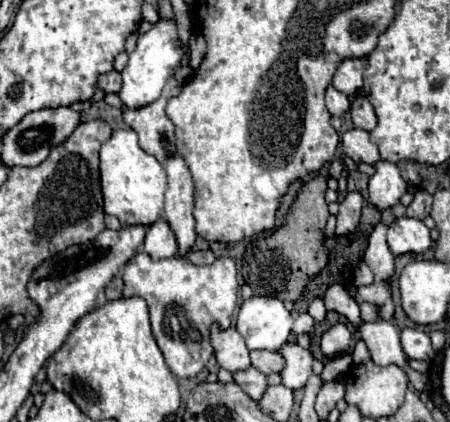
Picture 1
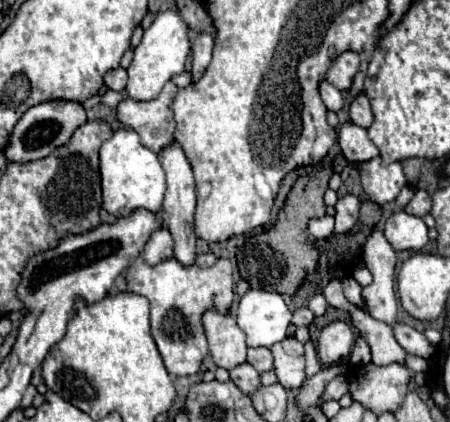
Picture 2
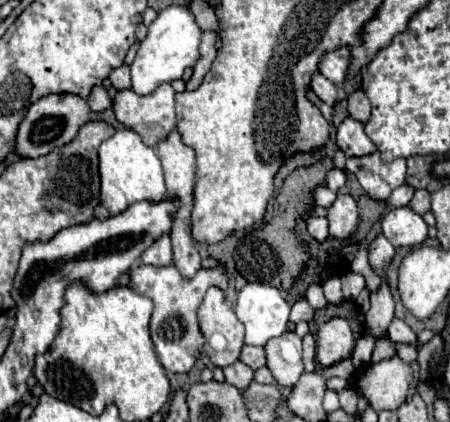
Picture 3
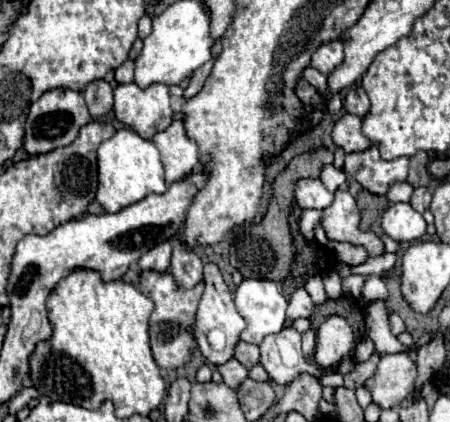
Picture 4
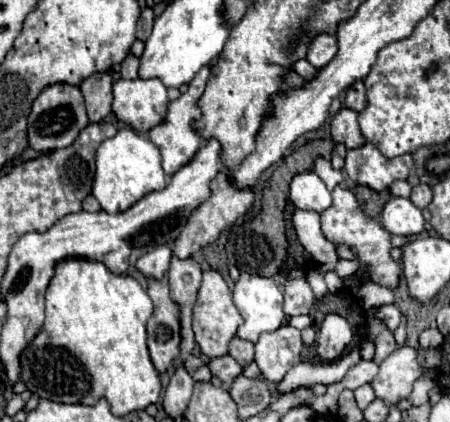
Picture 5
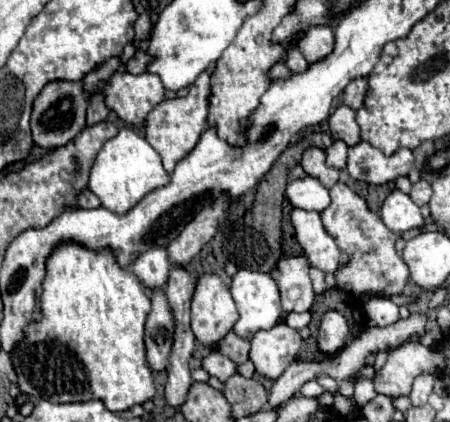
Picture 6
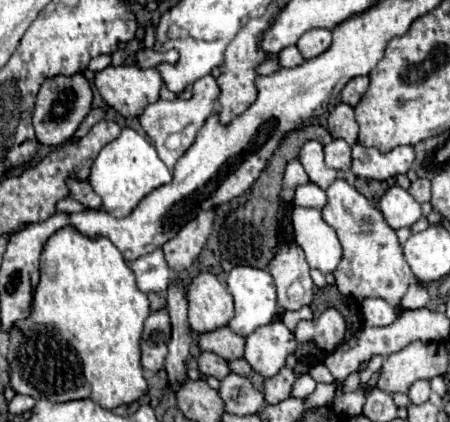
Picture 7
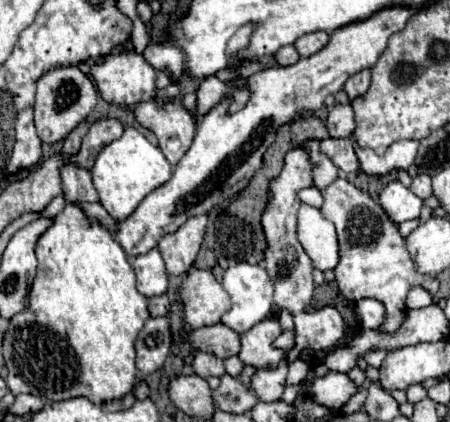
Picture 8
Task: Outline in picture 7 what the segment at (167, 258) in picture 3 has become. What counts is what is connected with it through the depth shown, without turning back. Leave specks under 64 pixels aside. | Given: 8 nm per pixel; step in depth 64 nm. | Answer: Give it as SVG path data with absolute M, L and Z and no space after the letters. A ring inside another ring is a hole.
M160 248L134 260L130 268L136 274L136 282L142 292L166 292L166 286L170 282L170 268Z

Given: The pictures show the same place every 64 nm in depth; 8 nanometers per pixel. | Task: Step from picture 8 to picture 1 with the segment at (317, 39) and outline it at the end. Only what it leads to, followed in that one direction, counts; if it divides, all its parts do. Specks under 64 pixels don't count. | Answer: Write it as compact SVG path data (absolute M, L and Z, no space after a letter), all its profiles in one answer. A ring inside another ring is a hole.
M358 58L344 60L334 74L332 86L346 96L358 94L364 88L364 62Z

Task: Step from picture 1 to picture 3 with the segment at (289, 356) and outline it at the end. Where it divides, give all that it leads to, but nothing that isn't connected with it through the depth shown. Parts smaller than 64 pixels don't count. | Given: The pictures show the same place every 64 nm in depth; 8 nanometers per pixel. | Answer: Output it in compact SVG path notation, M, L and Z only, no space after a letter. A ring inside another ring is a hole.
M284 332L278 338L272 338L266 346L268 368L272 370L280 386L294 386L302 376L302 338L296 332Z

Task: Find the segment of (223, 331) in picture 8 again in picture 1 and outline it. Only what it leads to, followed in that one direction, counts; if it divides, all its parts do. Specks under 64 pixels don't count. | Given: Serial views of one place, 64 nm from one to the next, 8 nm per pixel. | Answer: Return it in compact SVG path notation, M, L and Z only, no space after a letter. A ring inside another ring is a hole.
M254 350L254 352L250 352L250 360L252 360L252 366L264 374L282 372L282 368L284 368L284 358L278 352Z

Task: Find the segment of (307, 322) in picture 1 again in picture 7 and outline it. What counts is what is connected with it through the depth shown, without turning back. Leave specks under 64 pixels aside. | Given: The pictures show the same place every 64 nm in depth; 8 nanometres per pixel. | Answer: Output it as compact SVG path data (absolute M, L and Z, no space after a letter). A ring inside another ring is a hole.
M278 246L278 254L274 256L274 260L268 266L272 278L276 280L276 288L278 288L278 304L284 310L300 310L302 306L311 304L315 285L310 278L310 266L304 258L304 252L300 246Z

